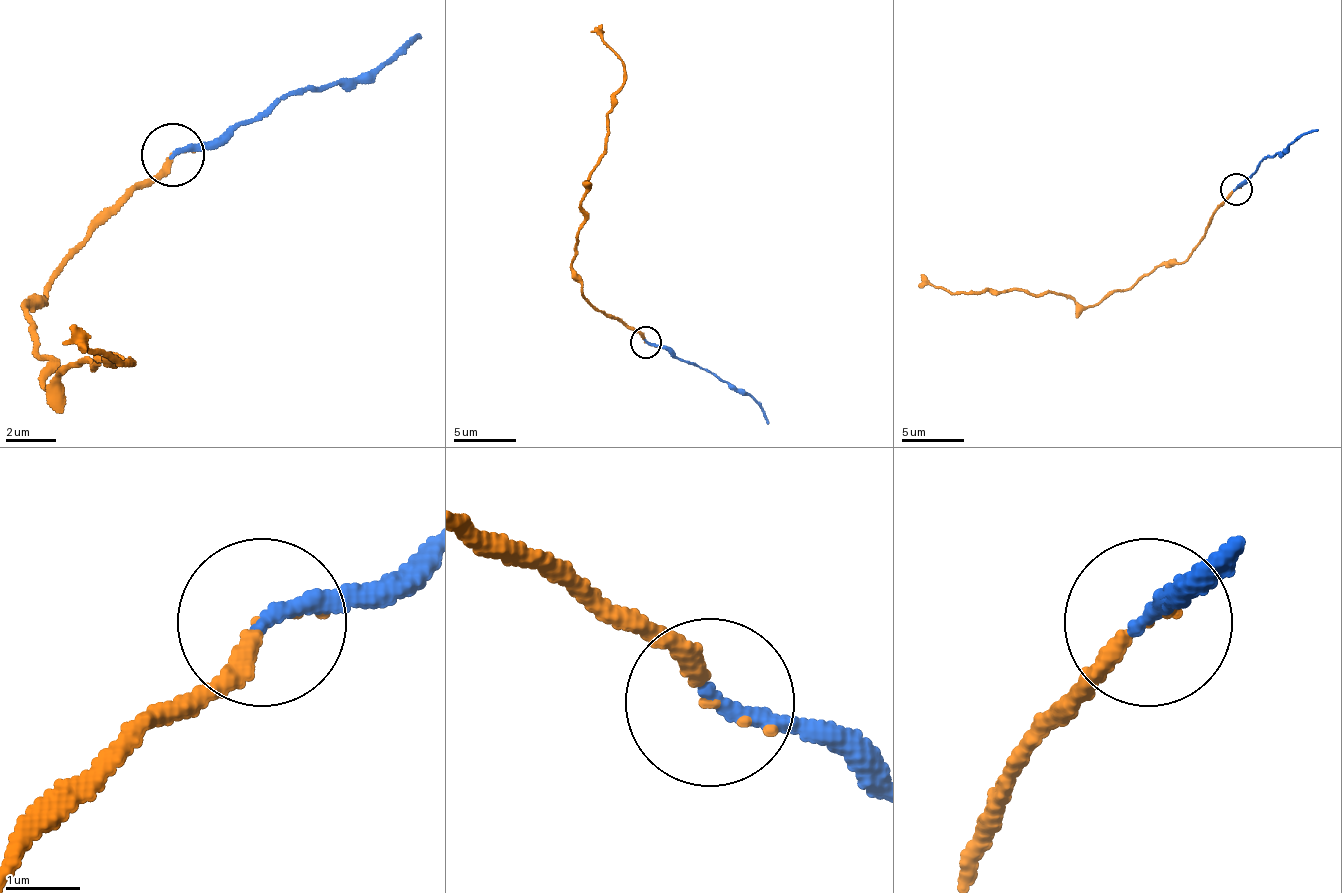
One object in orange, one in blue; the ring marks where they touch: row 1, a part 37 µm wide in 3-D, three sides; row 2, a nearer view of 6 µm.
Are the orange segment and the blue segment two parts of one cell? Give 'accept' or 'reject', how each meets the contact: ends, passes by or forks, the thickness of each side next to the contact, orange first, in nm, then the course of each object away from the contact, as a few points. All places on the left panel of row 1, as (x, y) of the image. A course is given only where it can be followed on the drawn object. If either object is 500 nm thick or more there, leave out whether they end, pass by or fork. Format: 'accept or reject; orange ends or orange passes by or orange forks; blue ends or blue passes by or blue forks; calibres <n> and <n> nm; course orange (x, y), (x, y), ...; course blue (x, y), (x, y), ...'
accept; orange ends; blue ends; calibres 200 and 240 nm; course orange (171, 153), (45, 304), (26, 310), (51, 392), (77, 361), (127, 361), (96, 354), (70, 323); course blue (171, 153), (222, 146), (284, 96), (366, 83), (404, 46), (423, 39)

